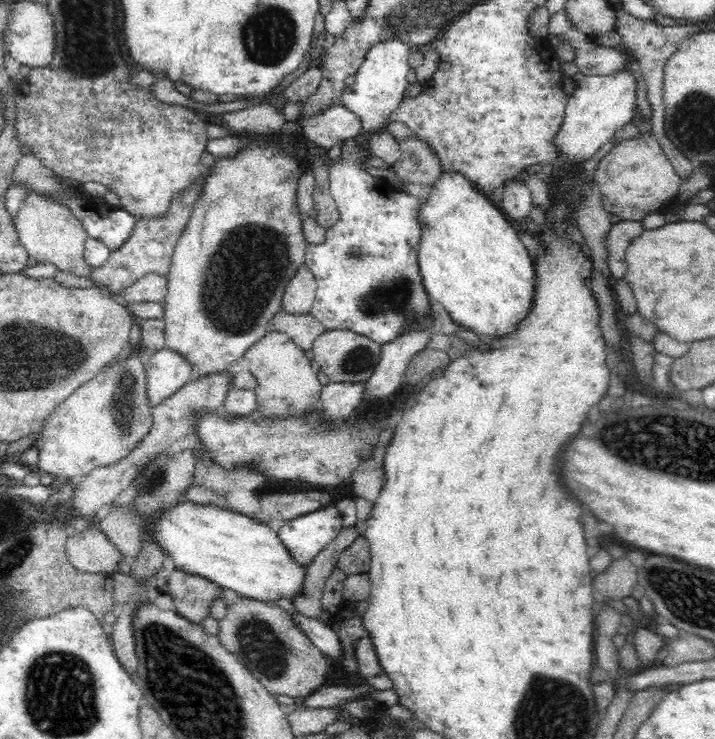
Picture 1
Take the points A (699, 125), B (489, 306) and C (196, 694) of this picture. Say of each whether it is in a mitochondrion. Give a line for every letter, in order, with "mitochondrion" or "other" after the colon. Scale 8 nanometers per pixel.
A: mitochondrion
B: other
C: mitochondrion

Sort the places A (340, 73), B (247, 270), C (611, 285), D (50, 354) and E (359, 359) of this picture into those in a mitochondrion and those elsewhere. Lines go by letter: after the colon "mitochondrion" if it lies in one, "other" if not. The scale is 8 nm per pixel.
A: other
B: mitochondrion
C: other
D: mitochondrion
E: mitochondrion

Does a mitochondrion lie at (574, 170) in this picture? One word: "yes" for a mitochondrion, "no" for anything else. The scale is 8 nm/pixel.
no

